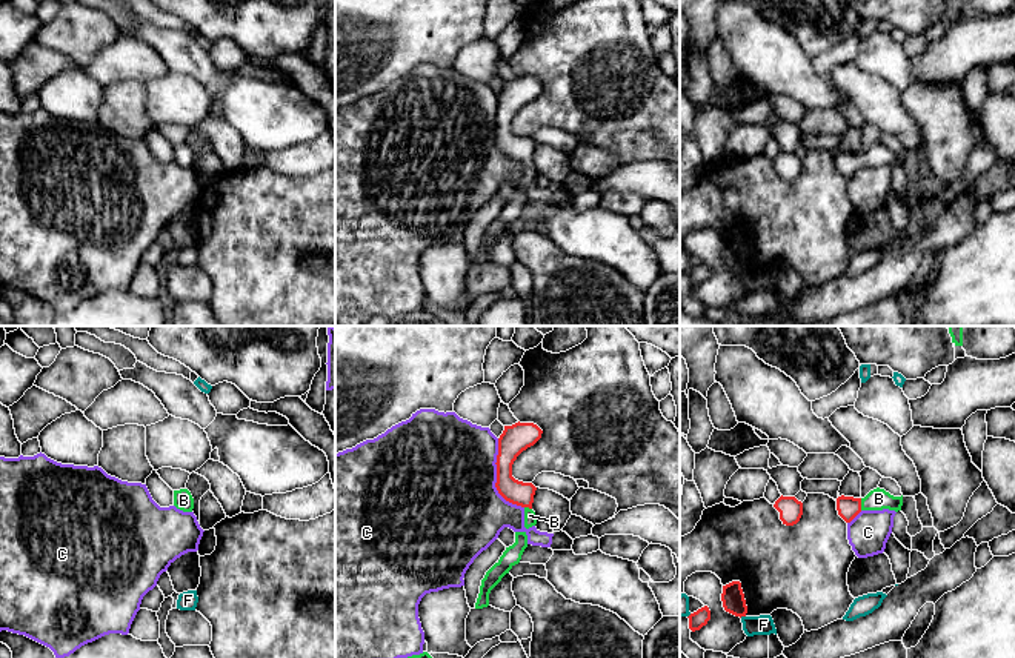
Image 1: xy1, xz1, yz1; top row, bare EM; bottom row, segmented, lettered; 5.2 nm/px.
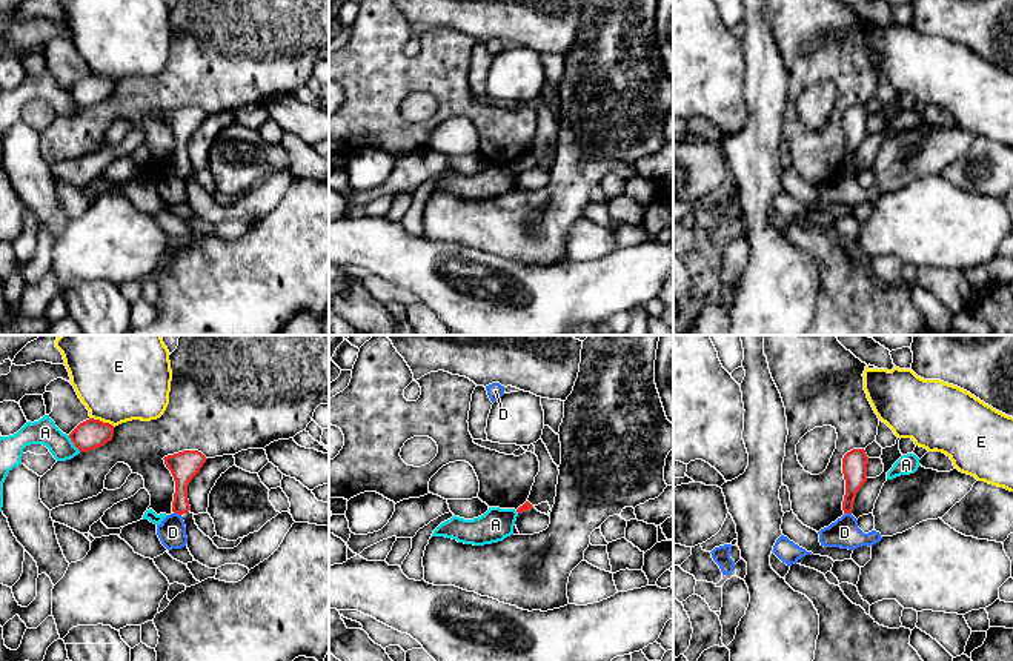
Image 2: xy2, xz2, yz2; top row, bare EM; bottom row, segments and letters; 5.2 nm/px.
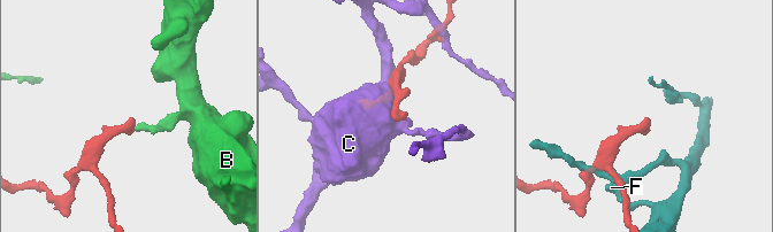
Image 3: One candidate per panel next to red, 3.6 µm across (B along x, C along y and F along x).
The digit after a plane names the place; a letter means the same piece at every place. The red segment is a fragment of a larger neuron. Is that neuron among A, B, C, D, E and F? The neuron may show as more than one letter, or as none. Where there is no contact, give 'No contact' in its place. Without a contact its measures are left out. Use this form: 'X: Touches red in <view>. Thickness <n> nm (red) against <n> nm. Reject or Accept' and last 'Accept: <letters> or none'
A: Touches red in xy2. Thickness 160 nm (red) against 130 nm. Reject
B: Touches red in yz1. Thickness 120 nm (red) against 110 nm. Accept
C: Touches red in xz1. Thickness 150 nm (red) against 480 nm. Reject
D: Touches red in xy2. Thickness 150 nm (red) against 140 nm. Reject
E: Touches red in xy2. Thickness 160 nm (red) against 460 nm. Reject
F: Touches red in yz1. Thickness 120 nm (red) against 110 nm. Reject
Accept: B

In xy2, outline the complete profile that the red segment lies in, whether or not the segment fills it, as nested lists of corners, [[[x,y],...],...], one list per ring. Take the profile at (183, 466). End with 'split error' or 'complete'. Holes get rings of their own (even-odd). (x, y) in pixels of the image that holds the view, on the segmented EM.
[[[183,450],[163,458],[175,481],[172,512],[183,515],[191,510],[188,486],[206,463],[206,457],[198,450]]]; complete

